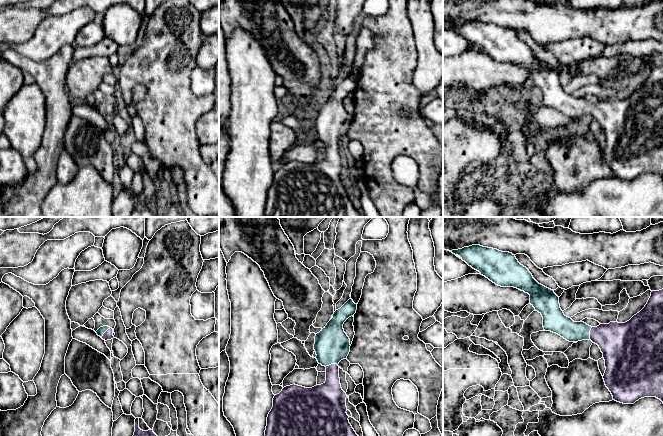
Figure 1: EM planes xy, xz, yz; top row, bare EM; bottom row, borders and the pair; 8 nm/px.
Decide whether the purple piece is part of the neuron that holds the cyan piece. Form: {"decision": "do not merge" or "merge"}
{"decision": "merge"}

